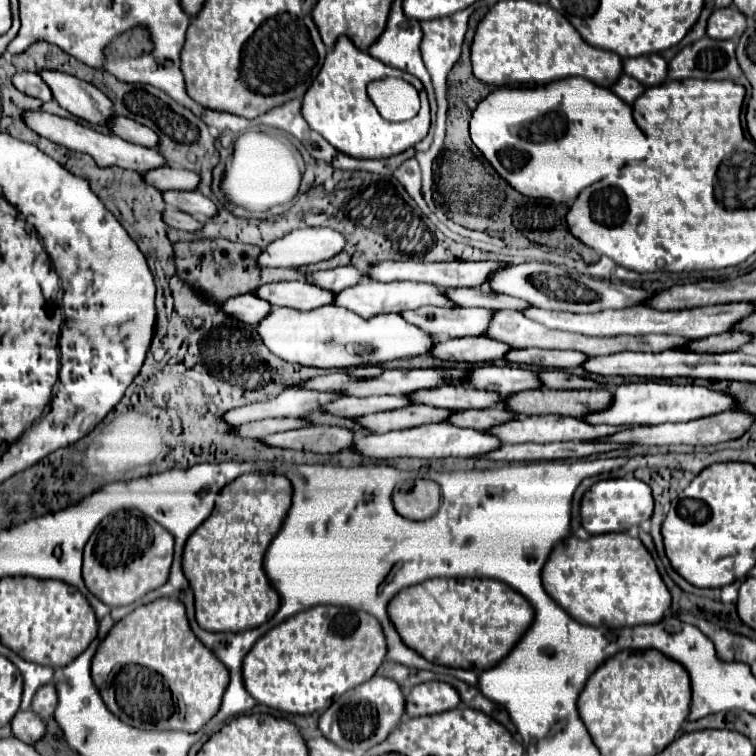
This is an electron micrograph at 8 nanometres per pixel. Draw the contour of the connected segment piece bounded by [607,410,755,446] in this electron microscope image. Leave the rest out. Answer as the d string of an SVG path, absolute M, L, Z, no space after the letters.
M729 410L721 412L717 416L707 416L701 420L691 420L685 424L661 424L661 426L635 426L631 430L619 432L617 436L611 436L607 440L613 442L635 442L635 444L649 444L649 446L669 446L669 444L685 444L685 446L715 446L719 442L737 440L741 434L745 434L755 424L755 416L745 410Z

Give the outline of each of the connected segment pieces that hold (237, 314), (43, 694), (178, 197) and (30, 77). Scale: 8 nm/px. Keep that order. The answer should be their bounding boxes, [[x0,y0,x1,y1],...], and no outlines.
[[221,294,271,326],[31,682,59,720],[163,192,219,218],[13,72,51,102]]

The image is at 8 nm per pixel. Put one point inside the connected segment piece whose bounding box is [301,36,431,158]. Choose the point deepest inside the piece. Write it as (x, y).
(337, 106)

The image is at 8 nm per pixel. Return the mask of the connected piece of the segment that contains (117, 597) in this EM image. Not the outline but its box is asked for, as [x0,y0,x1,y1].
[83,510,173,606]

